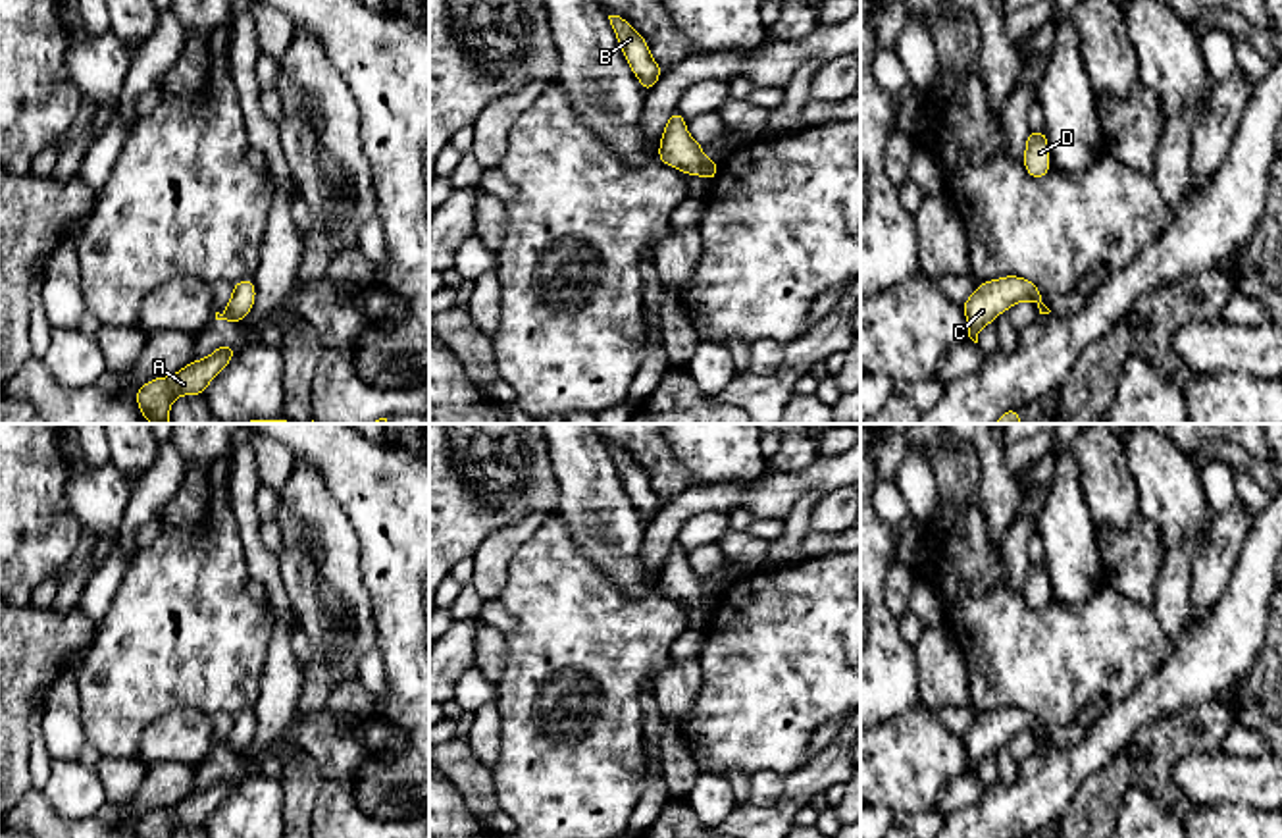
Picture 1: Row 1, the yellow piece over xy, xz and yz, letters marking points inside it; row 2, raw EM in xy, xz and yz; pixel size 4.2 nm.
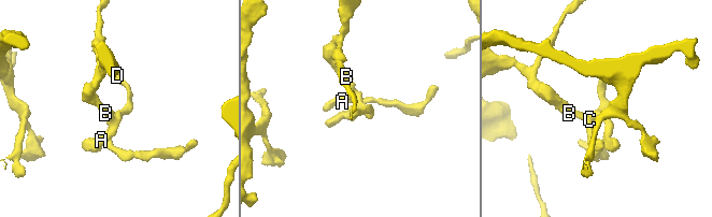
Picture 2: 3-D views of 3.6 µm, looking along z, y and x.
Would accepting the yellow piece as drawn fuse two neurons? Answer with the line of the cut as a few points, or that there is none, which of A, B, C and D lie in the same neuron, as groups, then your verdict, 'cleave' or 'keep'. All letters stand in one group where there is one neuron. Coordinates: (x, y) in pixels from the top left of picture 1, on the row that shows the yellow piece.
no cut; A B C D; keep

